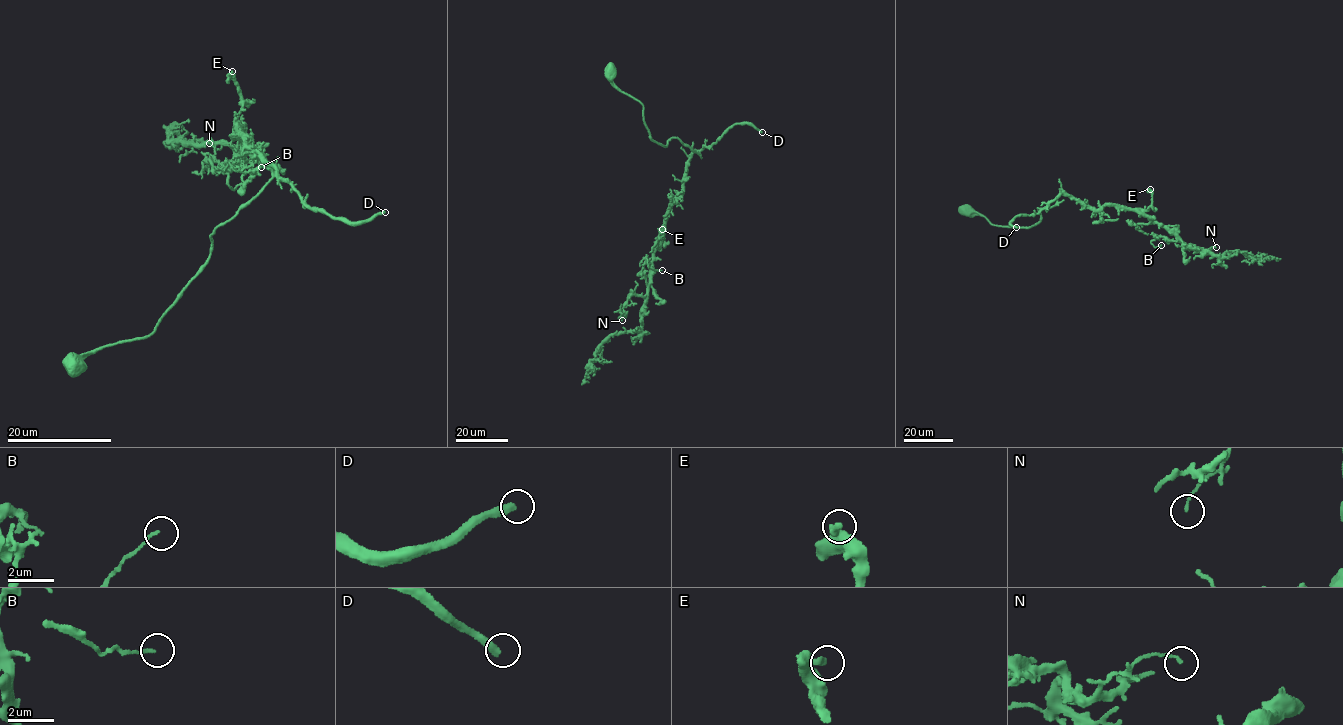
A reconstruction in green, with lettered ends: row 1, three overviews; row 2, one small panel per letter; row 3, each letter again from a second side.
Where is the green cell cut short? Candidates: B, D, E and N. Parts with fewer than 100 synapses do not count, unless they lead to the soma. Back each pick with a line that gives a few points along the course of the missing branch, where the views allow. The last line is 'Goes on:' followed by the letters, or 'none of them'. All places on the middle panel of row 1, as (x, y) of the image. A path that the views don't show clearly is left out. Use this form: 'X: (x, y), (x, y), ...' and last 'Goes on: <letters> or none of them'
D: (762, 132), (820, 147), (826, 181), (823, 312), (807, 340), (805, 358), (827, 426)
Goes on: D

